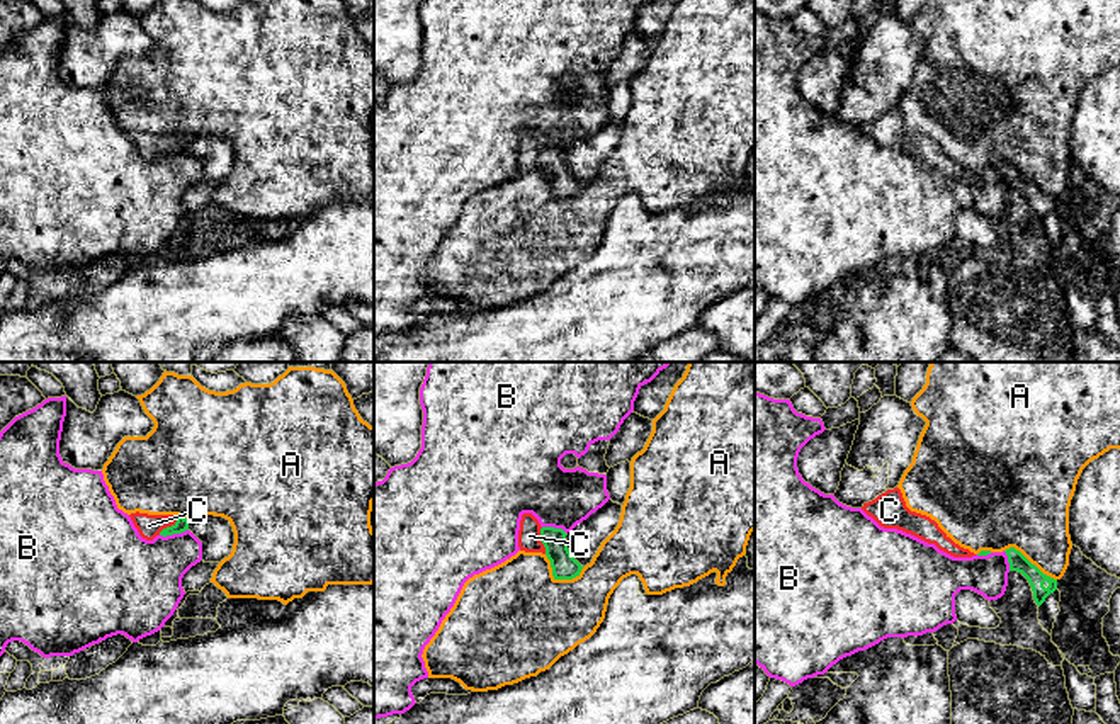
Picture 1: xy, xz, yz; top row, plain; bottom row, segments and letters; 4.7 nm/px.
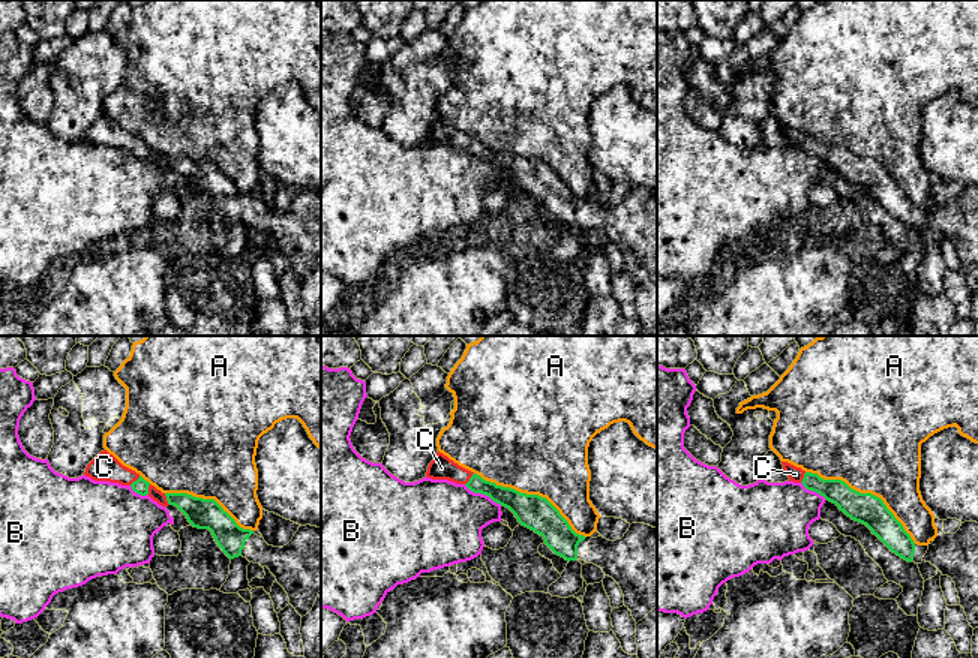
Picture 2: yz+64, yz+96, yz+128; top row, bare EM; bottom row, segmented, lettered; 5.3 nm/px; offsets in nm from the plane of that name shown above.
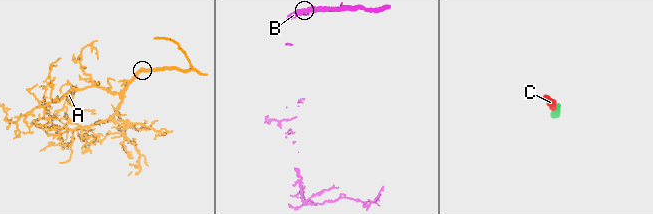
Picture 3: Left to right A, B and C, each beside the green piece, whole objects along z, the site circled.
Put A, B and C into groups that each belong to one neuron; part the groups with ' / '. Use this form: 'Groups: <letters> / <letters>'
Groups: A / B / C

